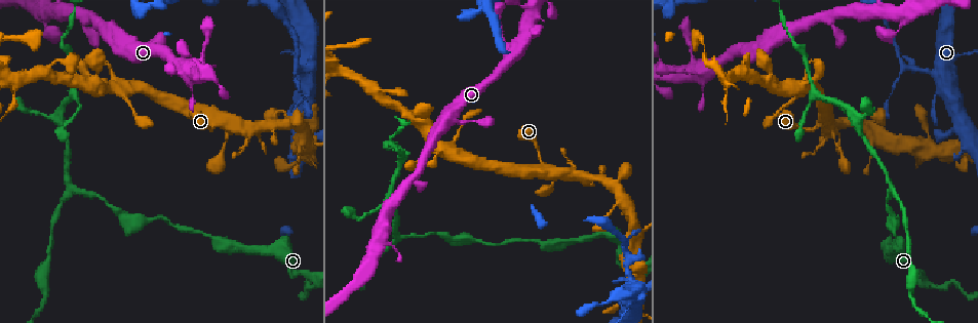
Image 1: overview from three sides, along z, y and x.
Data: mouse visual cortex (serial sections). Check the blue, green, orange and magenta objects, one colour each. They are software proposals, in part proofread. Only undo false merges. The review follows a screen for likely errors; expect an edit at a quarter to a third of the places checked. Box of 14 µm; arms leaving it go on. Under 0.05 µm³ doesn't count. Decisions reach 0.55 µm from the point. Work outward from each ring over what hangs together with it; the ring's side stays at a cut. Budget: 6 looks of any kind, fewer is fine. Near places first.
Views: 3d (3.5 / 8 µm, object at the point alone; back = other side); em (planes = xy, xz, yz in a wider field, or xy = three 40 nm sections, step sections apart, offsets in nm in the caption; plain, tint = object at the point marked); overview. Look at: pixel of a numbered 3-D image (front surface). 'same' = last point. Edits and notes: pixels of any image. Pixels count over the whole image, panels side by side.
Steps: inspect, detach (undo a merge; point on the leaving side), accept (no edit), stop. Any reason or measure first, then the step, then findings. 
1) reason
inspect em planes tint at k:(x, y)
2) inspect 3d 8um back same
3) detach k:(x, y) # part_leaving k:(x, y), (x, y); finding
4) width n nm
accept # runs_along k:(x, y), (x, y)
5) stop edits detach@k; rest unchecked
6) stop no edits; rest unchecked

thin neck
inspect 3d 3.5um at 1:(619, 179)

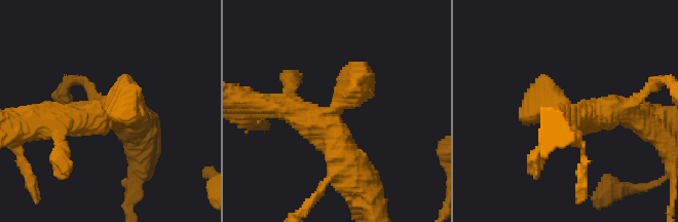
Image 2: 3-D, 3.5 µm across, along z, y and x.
now the EM
inspect em xy step 3 tint at 2:(337, 108)

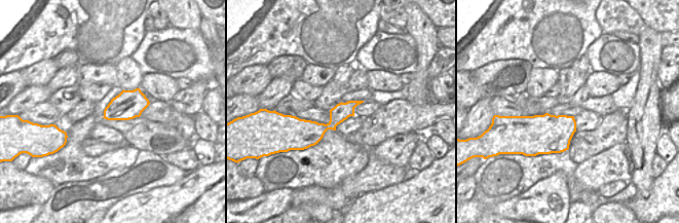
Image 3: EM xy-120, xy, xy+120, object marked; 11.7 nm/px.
accept # runs_along 3:(354, 103), (328, 126), (298, 122); one cell here

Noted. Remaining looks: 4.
three arms meet
inspect 3d 8um at 1:(891, 191)

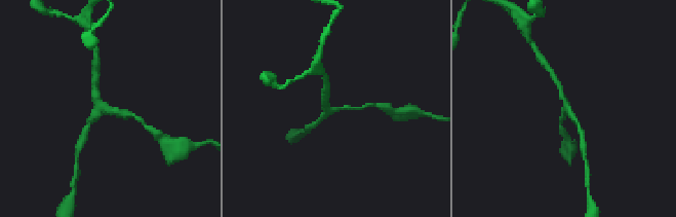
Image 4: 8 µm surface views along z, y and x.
inspect 3d 3.5um at 4:(104, 109)

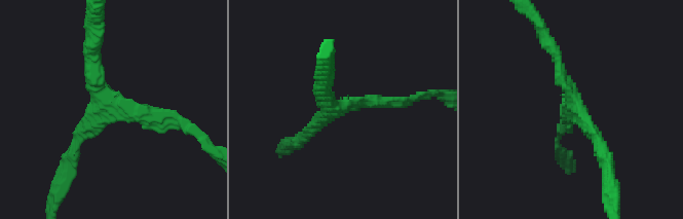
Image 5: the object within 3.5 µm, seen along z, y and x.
now the EM
inspect em planes tint at 5:(571, 102)

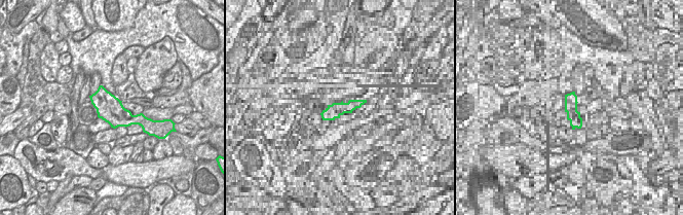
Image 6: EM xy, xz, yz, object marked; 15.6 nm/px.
accept # one cell here

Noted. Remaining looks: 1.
side arm on a straight run
inspect 3d 3.5um at 1:(299, 71)

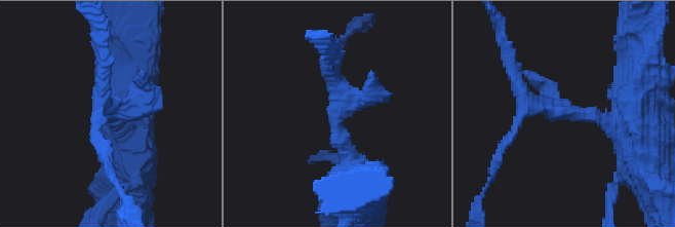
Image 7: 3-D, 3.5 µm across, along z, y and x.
detach 7:(343, 80) # part_leaving 7:(338, 112), (331, 51); a second cell is stuck on

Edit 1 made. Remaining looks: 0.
stop edits detach@7; rest unchecked

